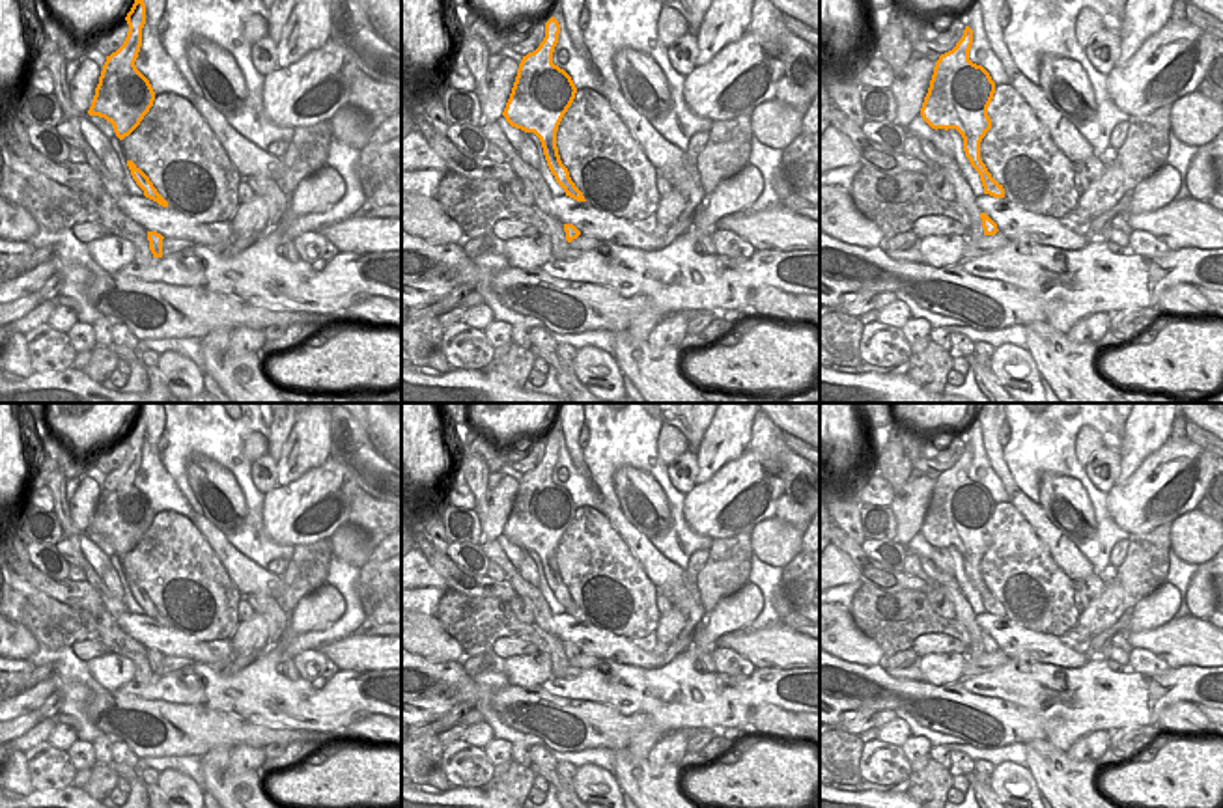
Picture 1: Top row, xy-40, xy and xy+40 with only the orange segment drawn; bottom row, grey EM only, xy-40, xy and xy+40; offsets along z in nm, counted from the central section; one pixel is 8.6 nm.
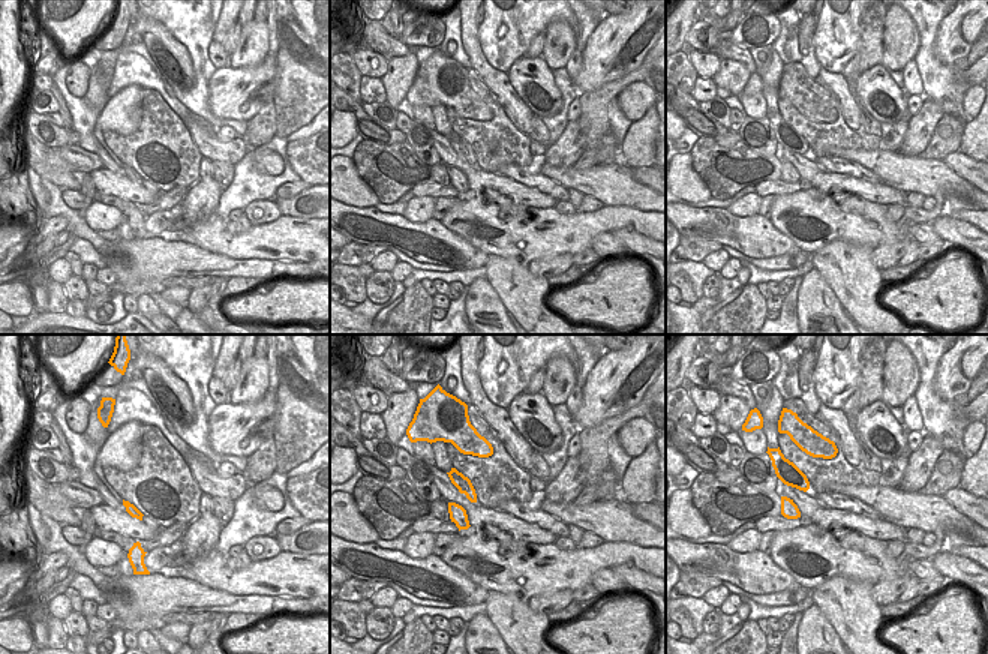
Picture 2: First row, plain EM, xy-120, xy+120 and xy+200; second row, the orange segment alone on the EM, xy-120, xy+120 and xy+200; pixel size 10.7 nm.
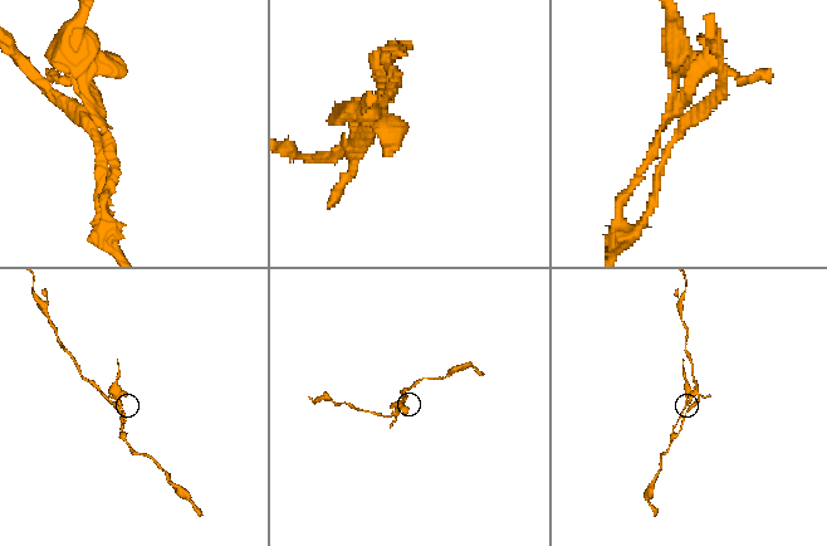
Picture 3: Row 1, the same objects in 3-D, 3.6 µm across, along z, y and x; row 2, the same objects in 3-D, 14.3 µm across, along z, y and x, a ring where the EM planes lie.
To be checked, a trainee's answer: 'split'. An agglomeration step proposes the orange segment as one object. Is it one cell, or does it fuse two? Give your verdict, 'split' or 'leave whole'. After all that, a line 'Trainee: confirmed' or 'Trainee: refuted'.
split
Trainee: confirmed

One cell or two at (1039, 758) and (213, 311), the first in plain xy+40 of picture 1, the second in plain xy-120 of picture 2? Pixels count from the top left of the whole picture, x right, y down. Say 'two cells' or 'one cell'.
one cell

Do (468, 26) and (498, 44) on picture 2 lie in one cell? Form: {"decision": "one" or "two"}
{"decision": "two"}

